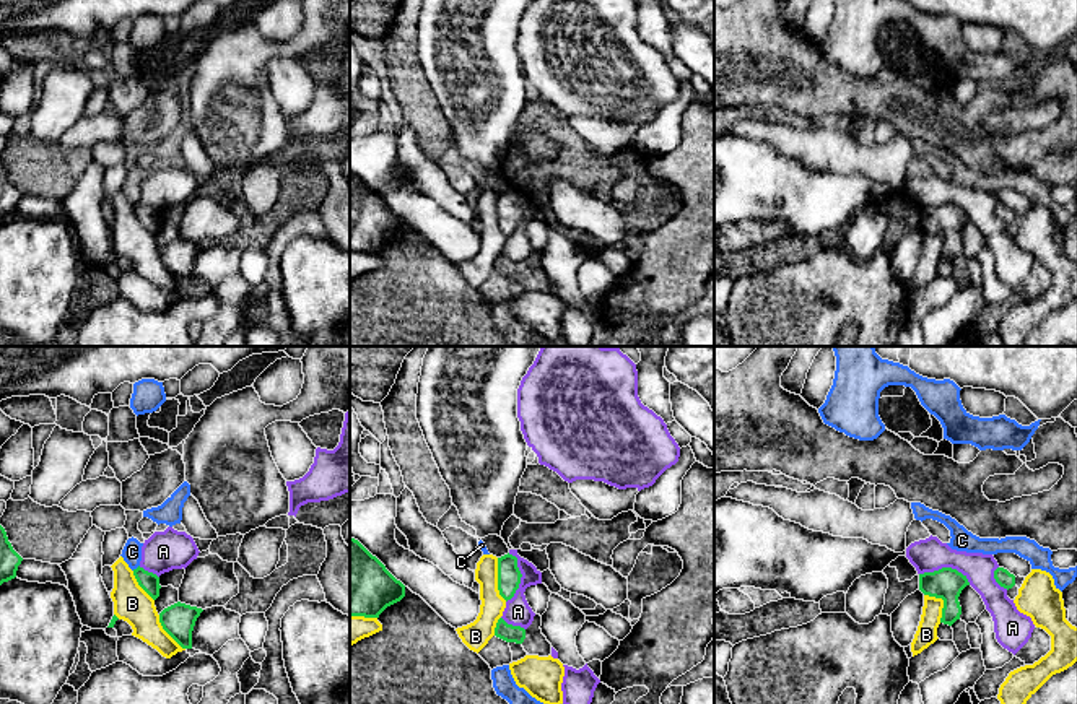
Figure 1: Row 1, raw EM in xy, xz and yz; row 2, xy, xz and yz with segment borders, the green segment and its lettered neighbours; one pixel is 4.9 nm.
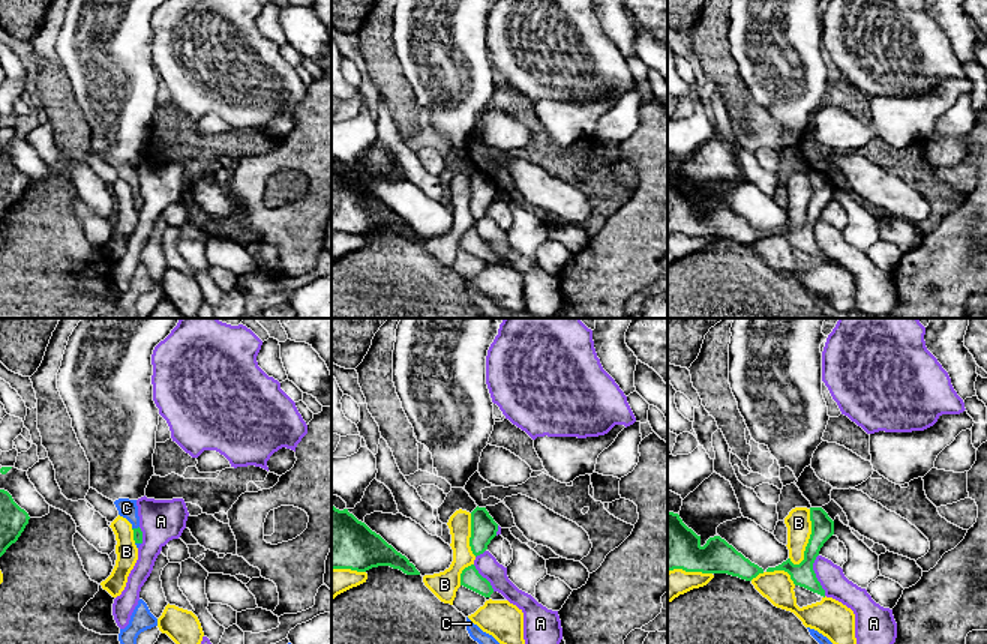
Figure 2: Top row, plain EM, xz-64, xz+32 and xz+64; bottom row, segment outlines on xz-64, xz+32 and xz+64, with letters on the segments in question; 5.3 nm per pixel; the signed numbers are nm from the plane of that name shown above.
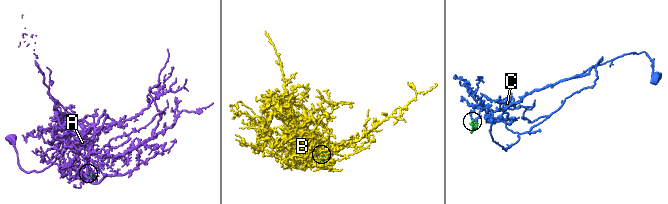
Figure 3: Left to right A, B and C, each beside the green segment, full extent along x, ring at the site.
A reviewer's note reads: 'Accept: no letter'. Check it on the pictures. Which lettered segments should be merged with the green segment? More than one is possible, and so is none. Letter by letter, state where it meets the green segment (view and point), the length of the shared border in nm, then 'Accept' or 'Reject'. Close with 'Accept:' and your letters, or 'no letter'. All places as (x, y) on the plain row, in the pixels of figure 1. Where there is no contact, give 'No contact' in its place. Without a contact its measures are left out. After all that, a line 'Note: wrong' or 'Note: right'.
A: Touches green at yz (946, 204). Shared border 260 nm. Reject
B: Touches green at xz (498, 215). Shared border 220 nm. Reject
C: Touches green at xy (137, 204). Shared border 50 nm. Reject
Accept: no letter
Note: right

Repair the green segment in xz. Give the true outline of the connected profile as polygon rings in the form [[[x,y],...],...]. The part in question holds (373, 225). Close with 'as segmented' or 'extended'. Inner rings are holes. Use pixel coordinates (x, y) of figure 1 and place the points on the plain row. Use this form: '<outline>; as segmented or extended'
[[[350,174],[350,252],[379,254],[390,241],[405,232],[405,221],[373,192],[358,176]]]; as segmented

